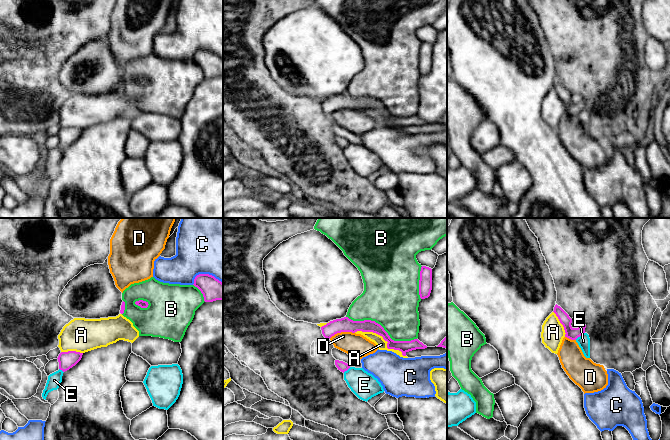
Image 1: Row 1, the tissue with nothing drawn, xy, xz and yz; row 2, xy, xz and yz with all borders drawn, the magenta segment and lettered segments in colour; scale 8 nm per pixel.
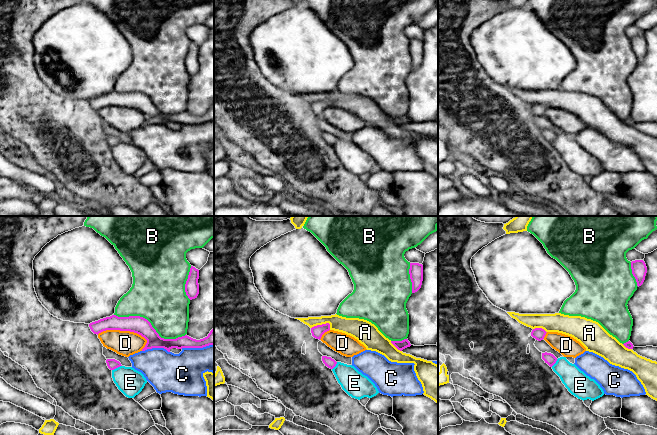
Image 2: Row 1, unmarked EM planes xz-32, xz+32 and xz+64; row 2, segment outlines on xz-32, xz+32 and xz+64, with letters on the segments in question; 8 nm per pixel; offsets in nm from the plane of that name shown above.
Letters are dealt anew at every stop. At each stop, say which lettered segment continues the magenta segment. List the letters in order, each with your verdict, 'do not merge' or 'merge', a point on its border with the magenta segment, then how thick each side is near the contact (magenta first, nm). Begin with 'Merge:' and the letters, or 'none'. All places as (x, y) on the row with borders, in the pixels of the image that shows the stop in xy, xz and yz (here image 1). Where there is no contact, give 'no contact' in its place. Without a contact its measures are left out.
Merge: A
A: merge | xz (383, 338) | 100/90 nm
B: do not merge | xz (382, 327) | 100/460 nm
C: do not merge | xy (205, 274) | 180/500 nm
D: do not merge | xz (341, 331) | 120/190 nm
E: do not merge | yz (579, 336) | 100/100 nm

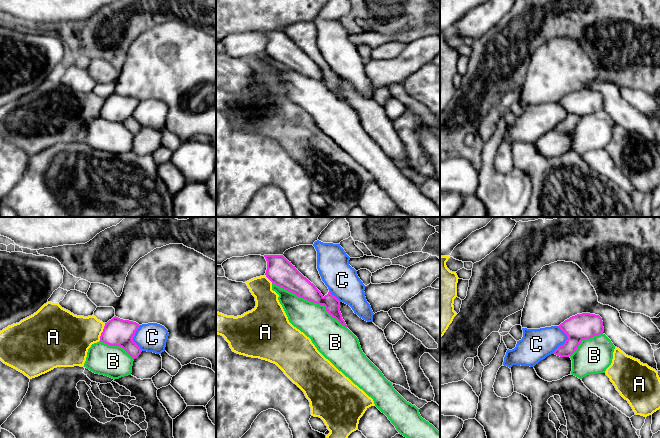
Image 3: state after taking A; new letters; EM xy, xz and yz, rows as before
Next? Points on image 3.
Merge: none
A: do not merge | xy (102, 332) | 220/340 nm
B: do not merge | xz (310, 301) | 190/260 nm
C: do not merge | yz (566, 340) | 220/260 nm

